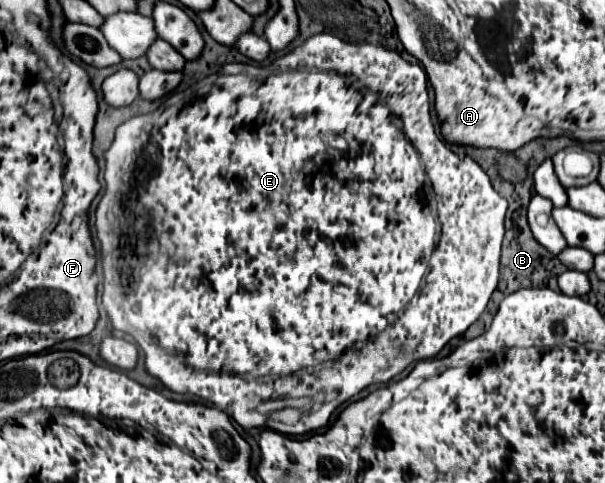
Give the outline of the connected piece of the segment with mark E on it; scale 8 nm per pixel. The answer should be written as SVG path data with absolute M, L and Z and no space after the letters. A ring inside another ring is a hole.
M316 34L316 36L308 38L304 42L304 46L292 50L284 58L300 58L300 68L286 66L288 60L284 60L284 62L278 60L272 68L272 74L270 74L264 68L250 68L250 66L242 68L242 64L232 64L234 66L232 74L216 74L216 76L210 76L210 78L194 84L192 88L188 88L184 92L172 94L164 102L162 112L158 110L154 114L134 116L128 122L120 124L118 130L116 130L116 138L114 138L112 146L104 154L106 156L106 172L104 172L106 194L104 194L104 198L102 198L102 202L98 204L98 210L96 210L96 230L98 230L98 238L100 238L100 244L102 244L102 256L104 256L104 262L102 262L102 266L104 266L104 296L102 296L102 300L104 300L104 308L110 316L110 320L112 320L112 326L114 326L112 335L127 342L132 342L138 350L144 351L145 367L148 368L148 372L152 376L160 378L170 390L174 390L178 394L194 394L198 398L204 398L204 400L212 402L214 406L224 410L230 418L234 418L242 428L274 428L280 434L306 434L306 432L314 432L314 430L326 426L330 414L340 404L348 402L352 396L362 392L366 386L384 384L384 382L392 380L396 374L400 374L412 362L436 356L448 344L448 340L452 340L454 336L460 336L470 324L474 324L478 320L478 316L484 312L484 308L486 308L492 292L496 290L496 284L498 284L500 248L502 248L502 238L504 238L504 214L508 210L508 202L506 202L506 198L502 198L492 188L486 172L470 156L460 158L434 132L434 124L432 124L432 116L430 116L426 72L418 64L408 64L396 52L386 50L382 46L348 44L348 42L342 42L340 38L336 38L332 34ZM434 218L440 222L438 244L434 242L434 232L436 232L436 220ZM132 296L134 296L134 312L128 312L126 308L128 308L128 302L130 302ZM280 406L298 408L302 412L298 422L296 424L284 424L278 418L274 418L272 414L276 410L280 410Z

